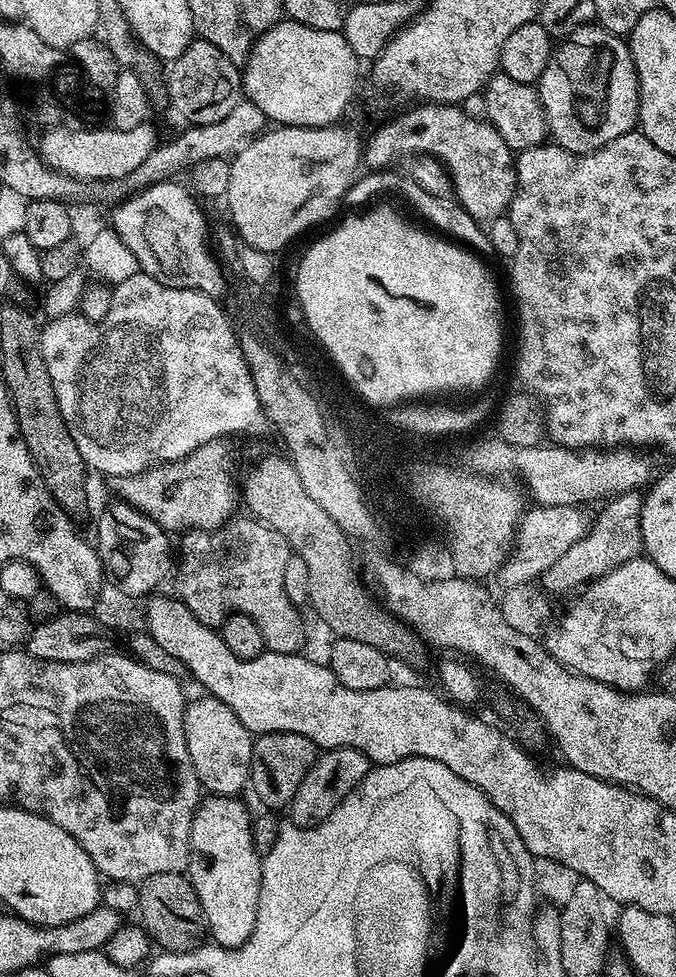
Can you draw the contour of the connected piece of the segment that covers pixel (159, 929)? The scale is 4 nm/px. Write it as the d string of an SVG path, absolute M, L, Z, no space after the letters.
M171 872L170 874L154 874L150 878L146 878L139 885L140 897L138 898L138 923L141 928L144 929L145 932L148 933L149 941L153 945L159 946L163 951L166 952L184 952L191 953L193 950L199 949L201 947L202 942L200 939L205 939L206 936L206 925L204 923L204 911L202 910L202 906L198 902L198 898L196 897L196 891L194 890L194 886L192 885L192 881L188 879L187 875L184 872Z

